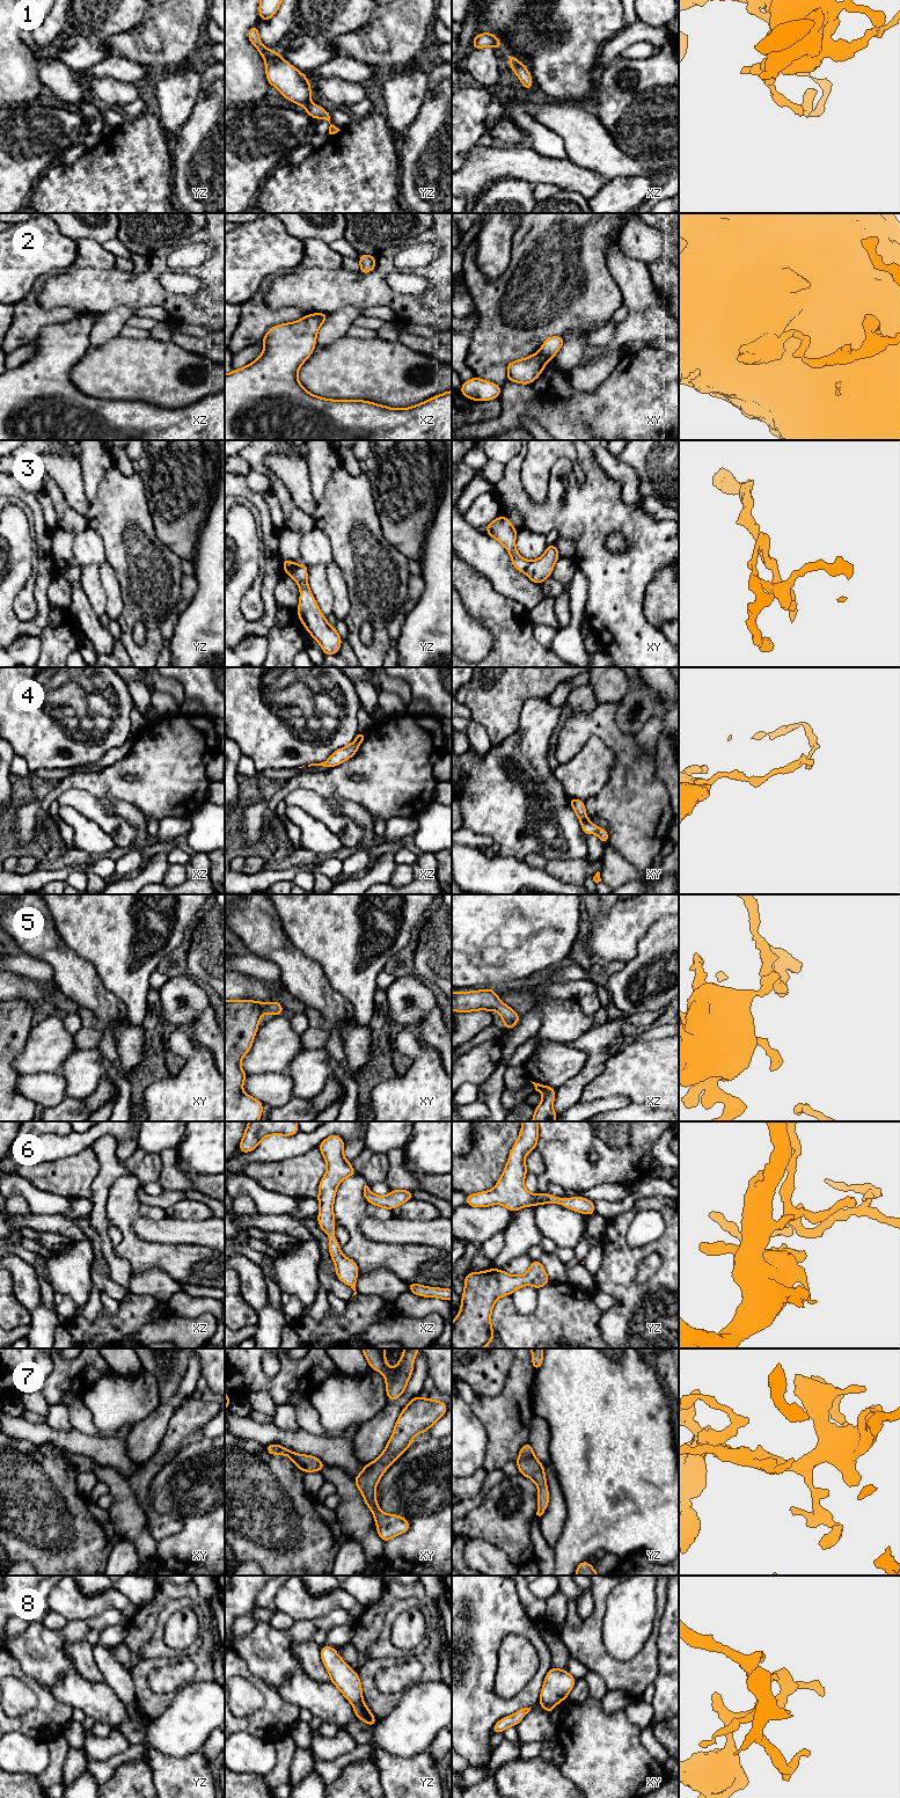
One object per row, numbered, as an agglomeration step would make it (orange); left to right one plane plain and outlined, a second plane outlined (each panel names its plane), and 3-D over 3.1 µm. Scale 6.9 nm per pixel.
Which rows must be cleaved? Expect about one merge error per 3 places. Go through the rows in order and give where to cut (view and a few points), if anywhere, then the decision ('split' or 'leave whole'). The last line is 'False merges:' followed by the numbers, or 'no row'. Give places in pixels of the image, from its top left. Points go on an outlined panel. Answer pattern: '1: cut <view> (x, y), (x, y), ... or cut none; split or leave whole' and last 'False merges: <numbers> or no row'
1: cut none; leave whole
2: cut xz (314, 314), (321, 323); split
3: cut yz (297, 564), (284, 569); split
4: cut xy (587, 818), (582, 823); split
5: cut none; leave whole
6: cut none; leave whole
7: cut none; leave whole
8: cut xy (540, 1700), (553, 1705); split
False merges: 2, 3, 4, 8

